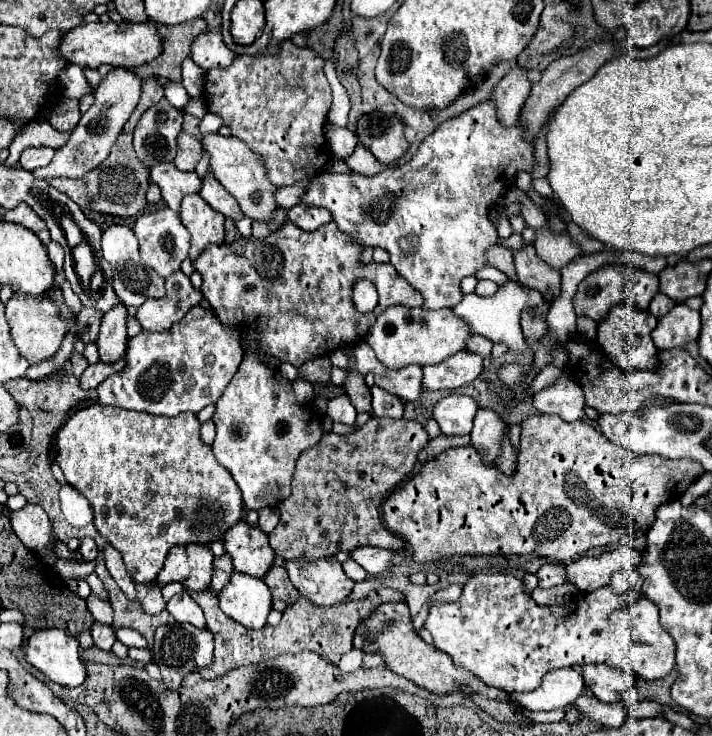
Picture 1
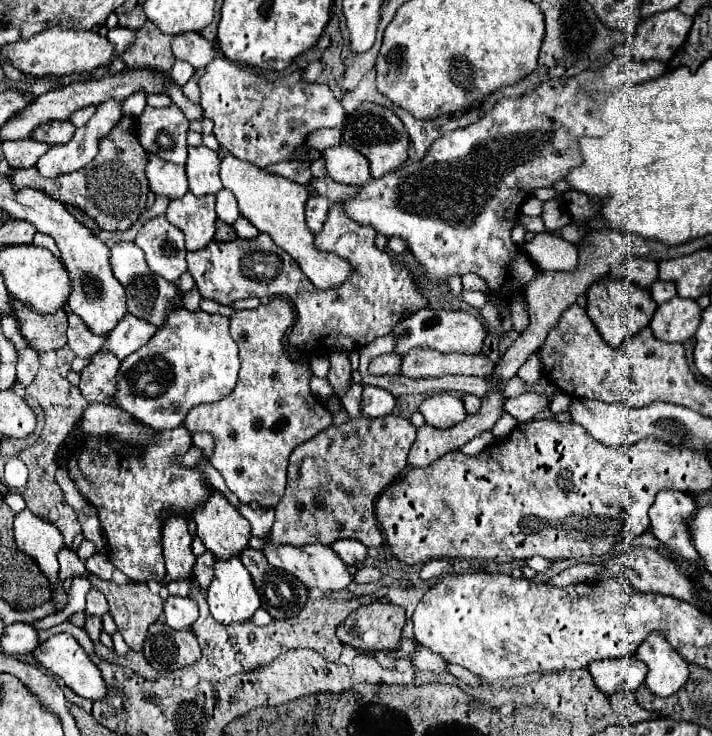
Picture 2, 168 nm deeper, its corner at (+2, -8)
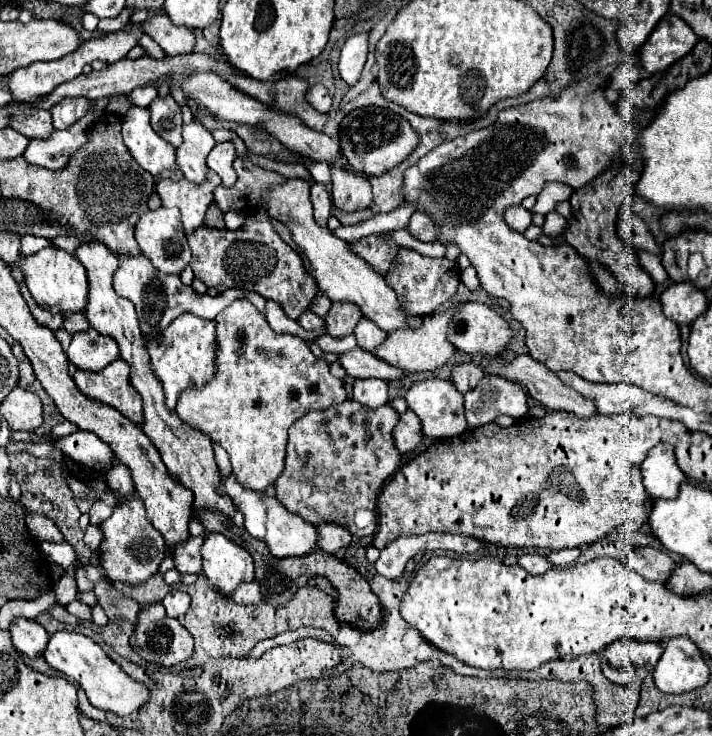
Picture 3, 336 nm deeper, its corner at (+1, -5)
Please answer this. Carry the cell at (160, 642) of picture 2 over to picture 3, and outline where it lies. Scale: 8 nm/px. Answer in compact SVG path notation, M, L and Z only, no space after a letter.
M154 603L154 605L150 605L150 607L146 607L138 613L138 623L136 623L136 629L134 629L132 647L144 661L158 663L162 667L172 667L172 665L184 663L186 659L192 657L194 639L190 637L190 633L186 633L186 629L180 625L178 619L166 617L162 603Z

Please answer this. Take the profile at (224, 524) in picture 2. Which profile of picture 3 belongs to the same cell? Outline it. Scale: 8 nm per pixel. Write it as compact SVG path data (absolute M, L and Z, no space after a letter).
M96 241L94 243L80 243L76 247L74 255L84 265L86 275L88 275L88 303L86 303L86 309L84 309L86 317L88 317L88 323L98 333L110 335L120 343L122 359L130 365L132 385L136 387L136 391L144 399L142 431L154 443L154 447L160 451L162 461L168 467L170 475L182 487L186 487L194 493L194 509L196 511L218 511L218 513L226 515L228 519L232 519L234 513L236 513L236 505L228 495L218 491L218 483L222 481L222 477L218 475L218 467L216 467L216 461L214 461L210 437L190 429L184 421L178 419L176 413L170 413L164 407L164 393L162 393L154 373L150 373L150 359L148 359L148 353L144 349L144 337L138 329L134 303L130 303L128 299L122 299L112 289L112 275L118 267L118 255L114 251L110 251L104 243L96 243Z

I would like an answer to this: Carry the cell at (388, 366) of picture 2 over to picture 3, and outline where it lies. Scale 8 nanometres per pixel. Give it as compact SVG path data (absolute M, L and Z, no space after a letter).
M362 317L354 329L354 337L356 337L360 349L364 349L366 353L374 353L386 341L388 333L382 331L378 325L374 325L374 321Z

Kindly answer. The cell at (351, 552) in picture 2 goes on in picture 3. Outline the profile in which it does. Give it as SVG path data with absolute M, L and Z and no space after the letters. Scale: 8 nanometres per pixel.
M318 525L318 541L322 541L322 549L326 549L326 553L338 555L342 549L350 547L352 539L352 533L338 525Z

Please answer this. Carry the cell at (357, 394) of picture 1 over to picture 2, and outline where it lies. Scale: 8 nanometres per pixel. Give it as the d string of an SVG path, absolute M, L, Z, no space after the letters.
M331 352L329 354L329 382L339 396L351 382L351 364L349 352Z

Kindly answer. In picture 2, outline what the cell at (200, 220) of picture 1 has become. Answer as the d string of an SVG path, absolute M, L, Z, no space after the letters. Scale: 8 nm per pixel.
M187 192L185 196L169 202L165 218L181 228L187 250L205 248L215 234L215 196L195 196Z

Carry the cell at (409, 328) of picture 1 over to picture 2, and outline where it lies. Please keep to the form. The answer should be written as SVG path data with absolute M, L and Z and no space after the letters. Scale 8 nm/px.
M423 308L421 312L415 312L413 316L401 320L393 328L397 336L397 354L407 354L415 346L429 346L437 352L459 352L459 354L479 354L487 336L485 326L481 320L477 320L473 314L465 310L447 310L447 308Z

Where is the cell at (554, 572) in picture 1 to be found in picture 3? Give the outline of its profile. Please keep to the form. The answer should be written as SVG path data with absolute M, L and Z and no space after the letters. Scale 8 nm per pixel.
M638 547L628 555L628 567L648 581L662 583L662 577L670 571L670 565L674 565L674 561L654 547Z

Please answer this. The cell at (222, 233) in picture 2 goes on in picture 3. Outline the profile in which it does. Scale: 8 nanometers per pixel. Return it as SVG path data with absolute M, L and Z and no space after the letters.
M212 203L210 209L208 209L206 227L208 227L208 229L226 229L226 225L224 225L224 213L218 209L216 203Z

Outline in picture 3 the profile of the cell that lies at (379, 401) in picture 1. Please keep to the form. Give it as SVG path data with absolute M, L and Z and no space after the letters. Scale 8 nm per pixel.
M362 379L354 381L354 401L378 409L388 403L388 383L382 379Z

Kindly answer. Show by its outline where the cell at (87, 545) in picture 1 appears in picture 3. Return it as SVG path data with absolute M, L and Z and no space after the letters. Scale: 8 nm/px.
M88 525L88 529L84 531L84 543L86 543L88 549L98 551L98 547L100 547L100 543L102 543L102 531L100 531L100 527Z

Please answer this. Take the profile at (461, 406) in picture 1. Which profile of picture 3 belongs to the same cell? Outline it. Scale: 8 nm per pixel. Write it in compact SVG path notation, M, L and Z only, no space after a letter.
M426 379L408 389L404 395L408 407L420 417L424 425L426 437L436 437L436 439L450 439L462 435L468 425L464 419L464 397L462 393L452 385L452 381L442 381L442 379Z

